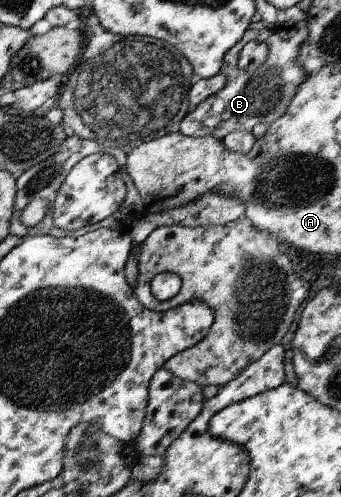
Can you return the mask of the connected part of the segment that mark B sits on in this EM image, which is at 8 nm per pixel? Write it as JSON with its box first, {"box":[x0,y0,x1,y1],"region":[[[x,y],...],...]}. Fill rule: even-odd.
{"box":[180,21,309,140],"region":[[[264,21],[250,23],[245,35],[238,41],[226,54],[224,62],[220,67],[223,74],[227,74],[229,77],[228,82],[224,85],[222,90],[219,90],[216,94],[212,94],[203,100],[196,109],[188,113],[182,120],[180,132],[188,135],[189,137],[205,137],[214,136],[224,140],[226,135],[229,135],[232,131],[246,131],[249,133],[254,132],[260,124],[267,124],[270,126],[286,114],[288,108],[290,108],[291,101],[294,100],[294,96],[299,91],[299,87],[307,80],[309,76],[307,68],[304,67],[302,54],[303,43],[309,38],[309,26],[306,21],[300,21],[297,24],[268,24]],[[251,40],[255,40],[261,43],[266,43],[268,47],[267,59],[252,72],[243,69],[239,66],[238,59],[240,51]]]}

